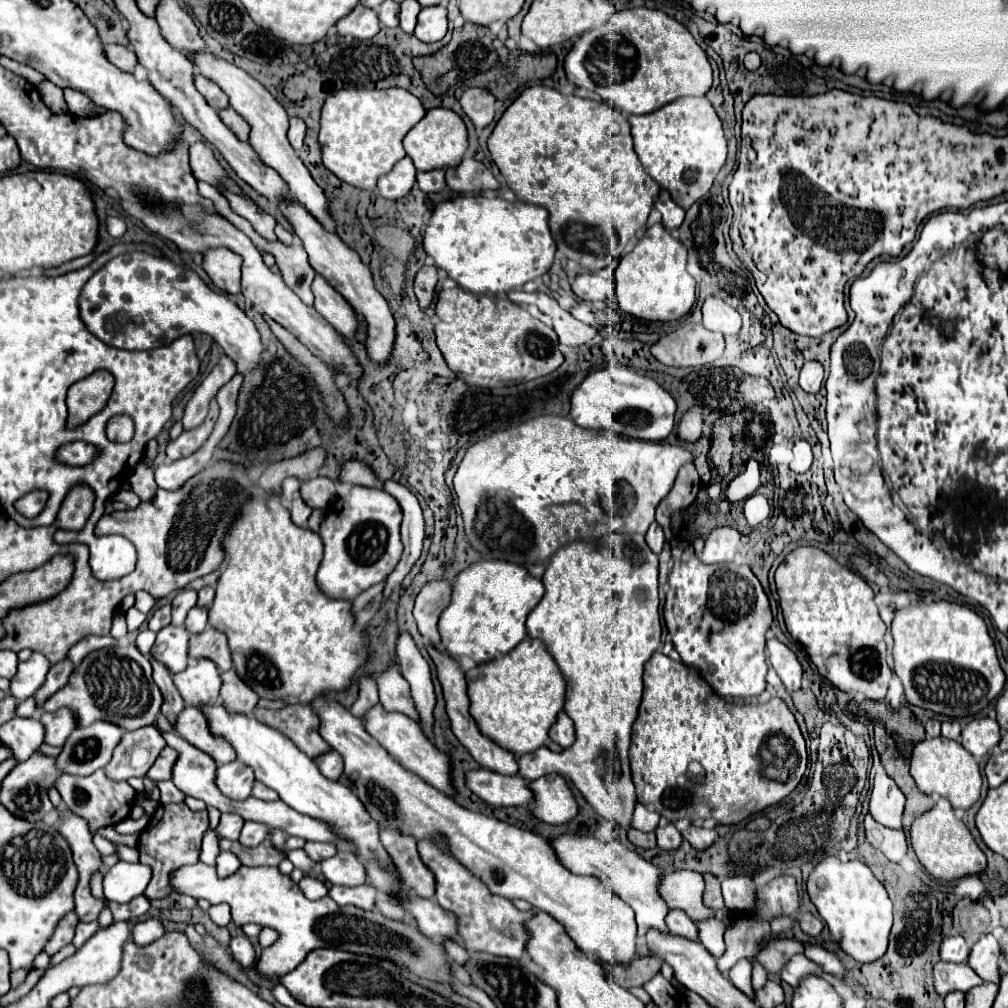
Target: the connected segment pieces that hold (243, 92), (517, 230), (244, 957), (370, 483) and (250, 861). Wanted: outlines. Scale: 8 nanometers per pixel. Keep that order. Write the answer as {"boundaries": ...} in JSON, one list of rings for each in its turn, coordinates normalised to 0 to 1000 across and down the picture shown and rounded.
{"boundaries":[[[[195,54],[193,56],[193,63],[197,65],[199,73],[209,77],[211,81],[215,81],[223,89],[223,93],[227,95],[229,107],[245,119],[245,123],[249,125],[247,143],[253,147],[257,157],[285,181],[289,194],[295,196],[324,228],[332,228],[332,220],[330,220],[330,216],[324,210],[324,196],[322,196],[320,188],[311,181],[307,169],[297,159],[293,149],[287,145],[287,139],[285,139],[287,115],[283,113],[281,105],[261,87],[261,83],[257,83],[253,77],[249,77],[243,69],[223,62],[221,58],[215,58],[211,54]]],[[[469,192],[434,202],[420,234],[420,246],[432,258],[432,264],[439,266],[457,286],[471,292],[501,292],[509,286],[517,286],[521,280],[539,274],[547,266],[553,248],[545,230],[545,210],[539,204]]],[[[245,929],[229,931],[227,942],[229,942],[231,950],[233,950],[239,958],[251,958],[251,954],[253,954],[253,942],[251,942],[251,938],[249,938],[249,935],[247,935]]],[[[354,454],[338,458],[334,476],[342,480],[350,480],[350,482],[362,482],[362,484],[374,484],[374,486],[380,484],[380,478],[374,474],[370,464]]],[[[221,831],[217,833],[217,837],[219,837],[219,843],[231,845],[241,859],[277,859],[277,855],[281,853],[281,847],[271,841],[267,831],[255,841],[245,841],[245,839],[239,839],[237,835],[221,833]]]]}

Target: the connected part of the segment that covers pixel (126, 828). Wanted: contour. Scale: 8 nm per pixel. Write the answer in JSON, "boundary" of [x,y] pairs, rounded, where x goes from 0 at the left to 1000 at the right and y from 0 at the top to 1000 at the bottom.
{"boundary":[[[142,810],[142,812],[138,812],[138,813],[124,812],[122,815],[118,815],[118,817],[114,819],[114,823],[120,825],[120,827],[132,827],[132,825],[140,825],[146,817],[148,817],[148,810]]]}

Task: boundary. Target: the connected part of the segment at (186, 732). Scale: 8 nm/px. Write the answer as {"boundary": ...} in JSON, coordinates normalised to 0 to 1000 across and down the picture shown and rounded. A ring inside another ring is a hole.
{"boundary":[[[191,700],[182,702],[182,708],[178,708],[178,712],[174,714],[172,724],[180,732],[184,732],[186,736],[189,736],[189,740],[197,740],[197,744],[201,744],[203,748],[209,748],[209,752],[213,752],[213,756],[217,760],[233,754],[231,742],[223,734],[213,732],[207,726],[203,710],[197,708],[197,704],[191,702]]]}

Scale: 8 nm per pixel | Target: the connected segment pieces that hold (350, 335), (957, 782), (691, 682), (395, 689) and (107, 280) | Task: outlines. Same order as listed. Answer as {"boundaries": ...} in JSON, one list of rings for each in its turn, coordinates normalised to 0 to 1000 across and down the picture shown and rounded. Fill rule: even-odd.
{"boundaries":[[[[318,274],[311,280],[311,292],[313,292],[313,308],[344,337],[350,337],[354,331],[354,313],[352,308],[346,304],[346,300]]],[[[938,730],[930,732],[918,732],[908,738],[904,748],[904,770],[910,778],[910,782],[918,788],[932,788],[943,796],[943,800],[949,802],[963,802],[971,790],[973,790],[973,768],[967,752],[955,744],[955,740],[947,734],[941,734]]],[[[650,647],[638,667],[638,694],[626,728],[626,768],[636,798],[646,800],[664,815],[682,812],[709,812],[713,817],[731,817],[757,802],[771,798],[789,784],[801,762],[801,746],[789,710],[775,692],[759,698],[725,698],[709,690],[689,663]],[[693,758],[695,766],[688,760]]],[[[388,661],[374,673],[376,681],[376,694],[384,706],[398,706],[404,708],[408,714],[416,716],[416,706],[412,704],[412,696],[406,687],[406,677],[398,671],[396,661]]],[[[144,250],[122,252],[106,260],[84,282],[78,296],[80,315],[86,325],[104,341],[122,347],[150,347],[170,341],[188,329],[203,329],[233,359],[235,371],[255,367],[261,351],[259,333],[253,321],[225,294],[211,290],[193,270],[154,256]]]]}

